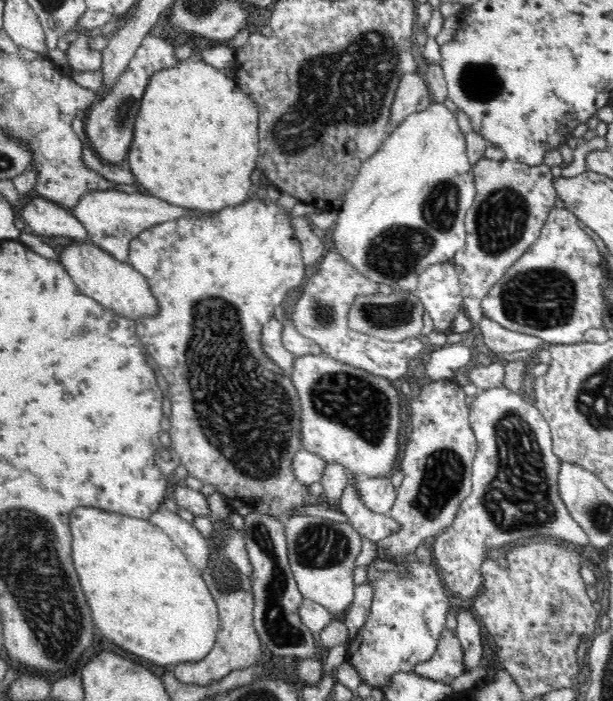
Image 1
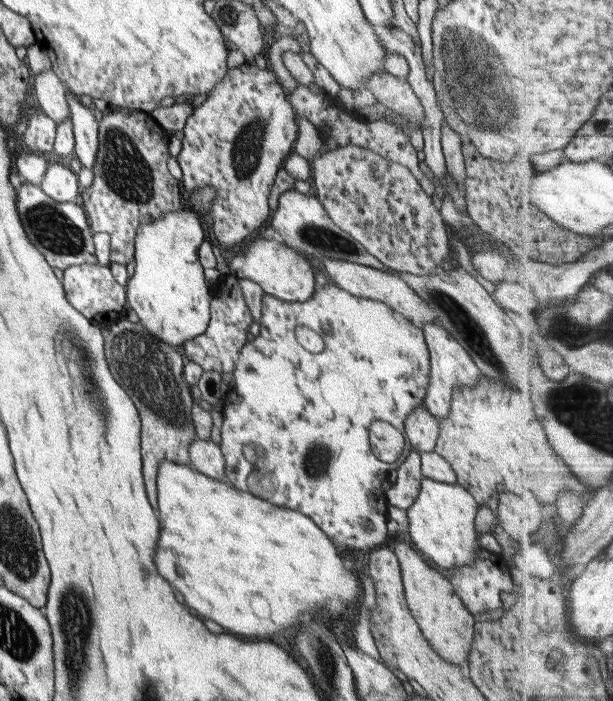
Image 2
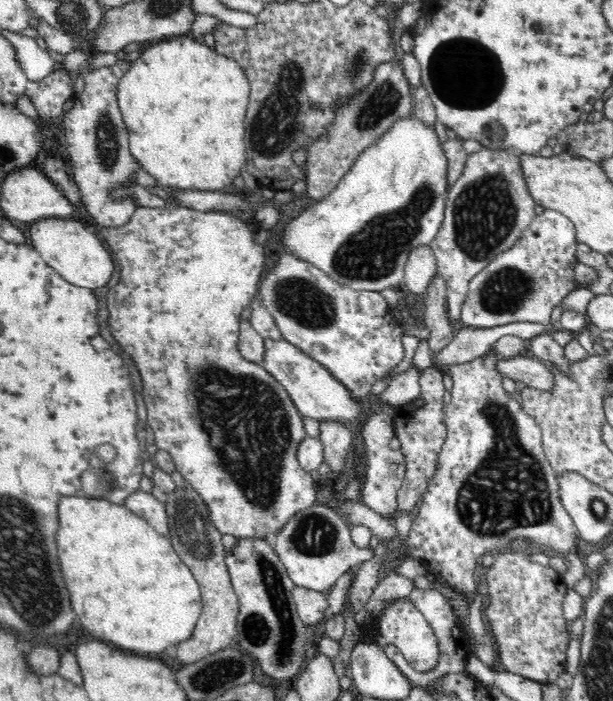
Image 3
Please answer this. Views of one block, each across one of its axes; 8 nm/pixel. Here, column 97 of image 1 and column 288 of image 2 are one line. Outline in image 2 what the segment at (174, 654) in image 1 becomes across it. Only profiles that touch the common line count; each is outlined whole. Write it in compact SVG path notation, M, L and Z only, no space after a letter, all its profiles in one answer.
M166 459L158 465L156 484L158 484L158 522L160 522L160 538L158 538L156 554L154 554L156 570L158 570L158 574L164 580L170 582L172 588L178 593L179 598L180 594L182 594L181 601L190 610L194 613L202 614L206 619L214 620L224 630L236 632L236 634L242 634L242 636L252 636L252 639L264 640L262 636L278 634L282 628L290 628L296 622L300 622L302 618L298 618L298 614L302 616L304 612L310 612L310 614L314 612L314 616L316 616L316 612L326 612L332 620L334 616L340 618L341 616L346 616L346 614L353 614L354 606L363 598L364 592L360 588L361 581L356 571L343 559L329 536L324 534L324 531L319 526L316 526L316 523L310 517L303 515L301 512L275 505L253 493L238 490L227 480L221 481L214 479L214 477L206 476L191 465L182 465Z

